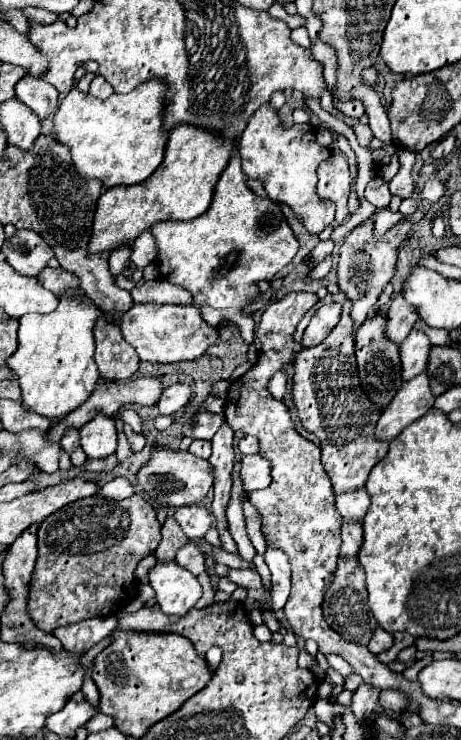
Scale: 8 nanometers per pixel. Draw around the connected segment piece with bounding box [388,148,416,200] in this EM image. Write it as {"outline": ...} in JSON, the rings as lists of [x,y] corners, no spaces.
{"outline":[[[398,148],[400,150],[400,170],[398,174],[388,182],[388,188],[394,196],[398,198],[410,198],[416,190],[414,186],[414,178],[412,178],[412,166],[414,166],[414,154],[410,150],[404,150],[404,148]]]}

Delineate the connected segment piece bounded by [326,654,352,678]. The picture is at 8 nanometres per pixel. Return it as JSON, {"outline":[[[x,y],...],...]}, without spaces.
{"outline":[[[326,654],[326,660],[328,660],[328,664],[330,664],[336,672],[340,672],[344,678],[346,678],[348,674],[352,674],[352,668],[350,668],[350,664],[348,664],[344,658],[340,658],[340,656],[336,656],[336,654]]]}

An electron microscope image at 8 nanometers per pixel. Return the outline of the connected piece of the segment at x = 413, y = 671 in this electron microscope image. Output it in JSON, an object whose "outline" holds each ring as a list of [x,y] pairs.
{"outline":[[[426,655],[423,659],[419,660],[413,666],[406,668],[403,672],[404,676],[410,681],[417,681],[418,673],[433,661],[433,657]]]}

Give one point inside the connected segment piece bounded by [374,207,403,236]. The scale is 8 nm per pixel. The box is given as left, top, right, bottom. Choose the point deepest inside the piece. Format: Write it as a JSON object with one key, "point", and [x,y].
{"point":[385,219]}

